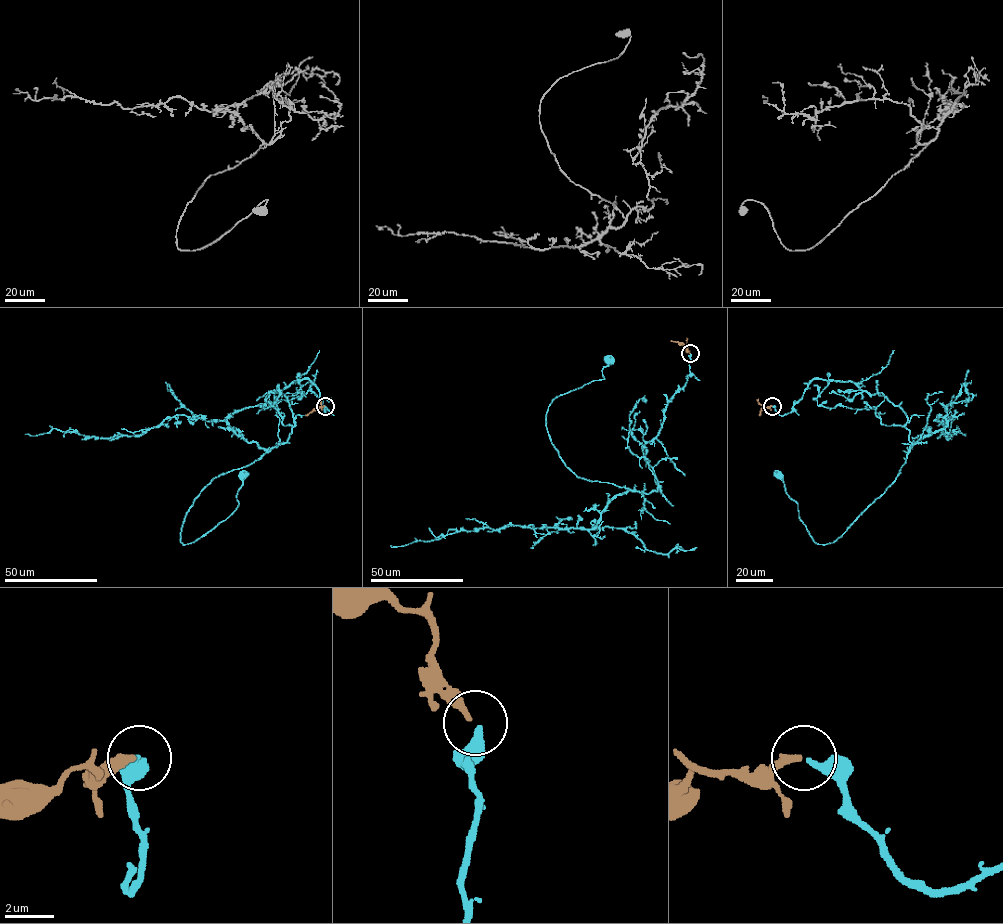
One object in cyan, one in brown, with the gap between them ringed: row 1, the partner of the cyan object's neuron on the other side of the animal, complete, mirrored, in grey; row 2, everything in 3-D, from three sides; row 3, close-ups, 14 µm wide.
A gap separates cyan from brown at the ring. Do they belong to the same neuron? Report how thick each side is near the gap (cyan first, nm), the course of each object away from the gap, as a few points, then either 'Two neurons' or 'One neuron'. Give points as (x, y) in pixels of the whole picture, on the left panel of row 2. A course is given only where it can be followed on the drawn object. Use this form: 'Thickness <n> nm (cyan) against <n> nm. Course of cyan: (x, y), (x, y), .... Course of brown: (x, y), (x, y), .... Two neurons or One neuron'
Thickness 320 nm (cyan) against 280 nm. Course of cyan: (324, 406), (308, 379), (279, 391), (288, 440), (213, 480), (183, 544), (236, 509), (243, 474). Course of brown: (324, 406), (305, 415). Two neurons

